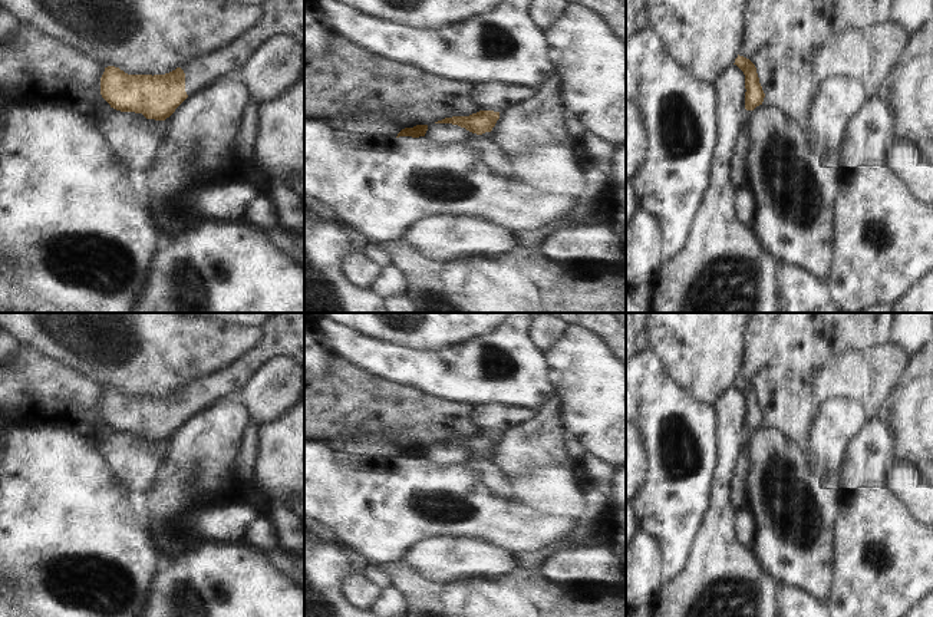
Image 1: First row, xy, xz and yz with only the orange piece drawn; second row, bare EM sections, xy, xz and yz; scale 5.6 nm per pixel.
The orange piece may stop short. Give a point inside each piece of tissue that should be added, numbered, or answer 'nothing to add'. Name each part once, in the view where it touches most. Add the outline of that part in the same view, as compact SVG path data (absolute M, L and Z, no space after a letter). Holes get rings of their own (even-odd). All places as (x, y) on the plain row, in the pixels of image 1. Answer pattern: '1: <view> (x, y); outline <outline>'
1: xy (283, 335); outline M276 313L263 324L261 339L245 356L222 370L184 383L187 416L192 418L231 392L241 390L264 363L276 357L304 366L304 313Z

